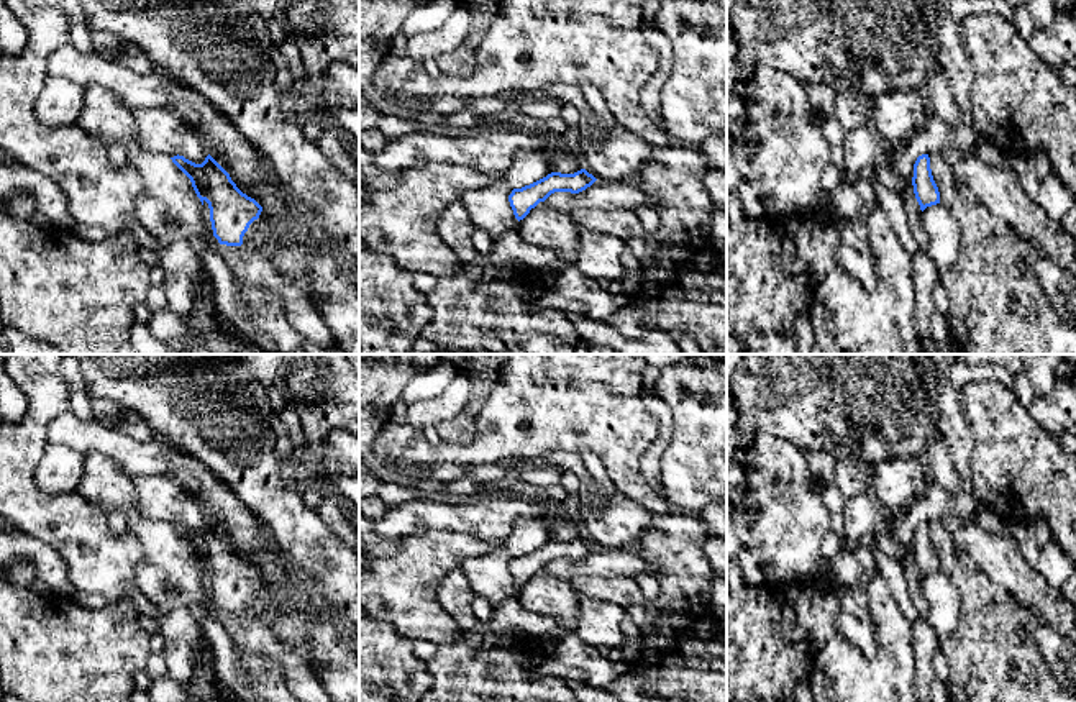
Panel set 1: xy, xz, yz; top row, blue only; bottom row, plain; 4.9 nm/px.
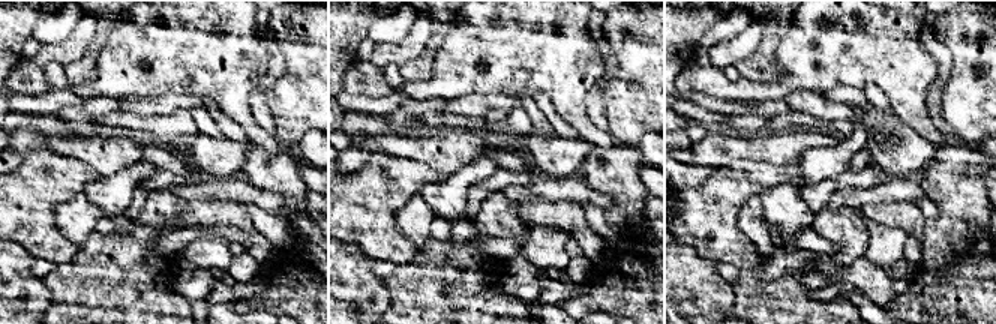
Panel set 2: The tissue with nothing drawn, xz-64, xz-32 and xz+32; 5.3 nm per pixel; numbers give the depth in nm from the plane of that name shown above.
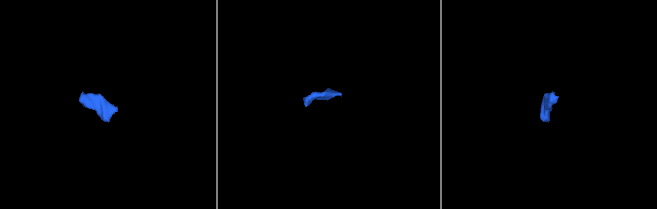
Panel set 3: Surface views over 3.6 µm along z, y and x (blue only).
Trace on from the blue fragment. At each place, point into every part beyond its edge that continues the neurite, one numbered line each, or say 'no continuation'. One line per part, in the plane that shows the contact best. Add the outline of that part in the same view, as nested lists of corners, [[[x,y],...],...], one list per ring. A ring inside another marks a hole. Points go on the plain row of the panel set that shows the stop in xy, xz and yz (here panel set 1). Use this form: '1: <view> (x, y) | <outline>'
1: xy (258, 597) | [[[259,582],[259,586],[254,587],[249,592],[248,599],[244,600],[243,610],[249,607],[262,607],[267,612],[276,612],[276,609],[279,607],[279,602],[274,597],[269,597],[262,589],[262,584]]]

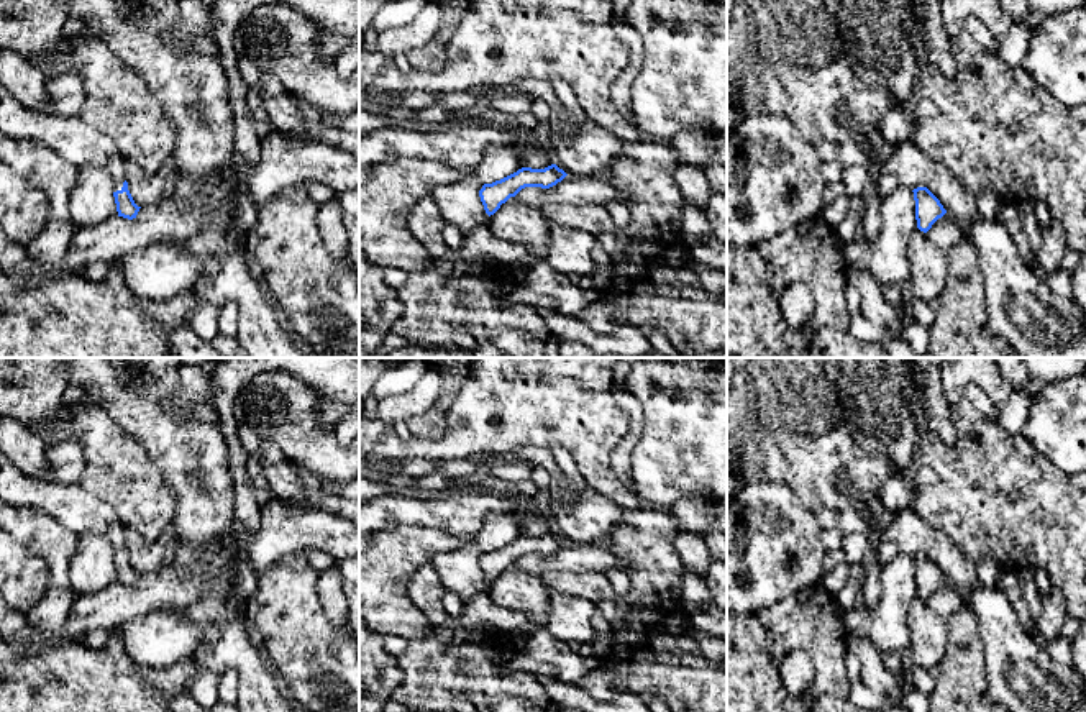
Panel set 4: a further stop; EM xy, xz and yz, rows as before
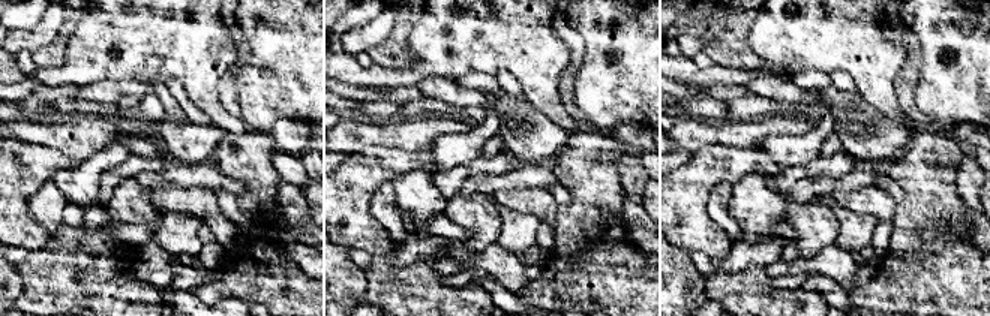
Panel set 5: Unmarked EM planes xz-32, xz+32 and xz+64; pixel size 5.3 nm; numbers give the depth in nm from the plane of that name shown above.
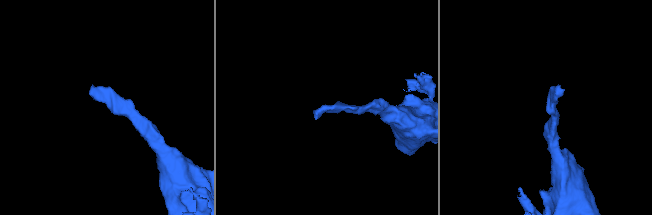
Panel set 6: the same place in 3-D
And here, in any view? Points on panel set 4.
1: xy (77, 509) | [[[0,451],[0,502],[36,505],[75,533],[98,533],[108,538],[113,558],[121,558],[128,530],[113,507],[80,484],[31,479]]]

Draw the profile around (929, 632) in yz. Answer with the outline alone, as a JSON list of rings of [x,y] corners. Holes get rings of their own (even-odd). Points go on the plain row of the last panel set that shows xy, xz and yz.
[[[917,596],[910,605],[909,627],[912,660],[929,671],[945,656],[948,645],[947,620]]]

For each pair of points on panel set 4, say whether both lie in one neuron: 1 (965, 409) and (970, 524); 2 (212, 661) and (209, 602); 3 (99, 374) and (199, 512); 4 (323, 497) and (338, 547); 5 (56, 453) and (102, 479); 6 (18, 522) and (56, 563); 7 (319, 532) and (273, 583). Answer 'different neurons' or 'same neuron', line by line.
1: same neuron
2: same neuron
3: same neuron
4: different neurons
5: different neurons
6: same neuron
7: different neurons

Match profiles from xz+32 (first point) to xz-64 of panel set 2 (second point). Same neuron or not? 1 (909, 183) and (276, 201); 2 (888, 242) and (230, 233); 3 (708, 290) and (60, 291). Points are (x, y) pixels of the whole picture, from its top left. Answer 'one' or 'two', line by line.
1: one
2: two
3: two

